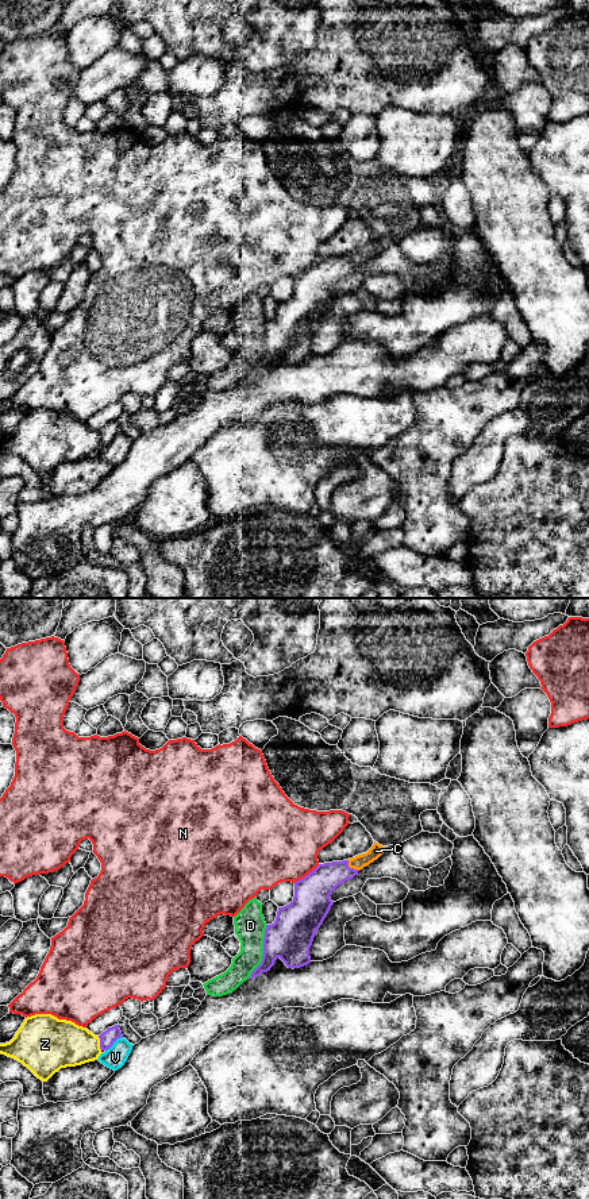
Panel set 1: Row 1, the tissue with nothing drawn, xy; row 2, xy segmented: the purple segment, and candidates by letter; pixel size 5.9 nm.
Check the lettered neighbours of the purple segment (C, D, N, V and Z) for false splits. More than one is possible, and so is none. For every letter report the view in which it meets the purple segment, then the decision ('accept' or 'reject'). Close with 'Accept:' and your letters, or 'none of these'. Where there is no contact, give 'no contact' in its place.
C: xy | accept
D: xy | reject
N: xy | reject
V: xy | reject
Z: xy | reject
Accept: C

